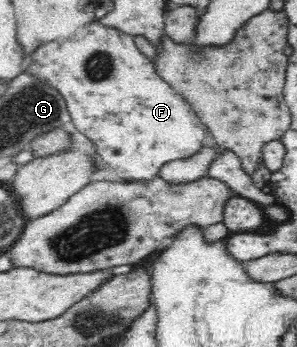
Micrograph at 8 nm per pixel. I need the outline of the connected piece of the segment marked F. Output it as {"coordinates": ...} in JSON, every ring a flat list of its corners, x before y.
{"coordinates":[[94,22,81,34,38,46,24,57,22,68,48,79,63,94,76,130,94,142,100,160,106,162,118,178,147,181,156,177,160,165,192,154,206,139,206,125,194,116,196,113,186,99,157,75,155,64,140,53,133,38,117,30,106,30]]}

